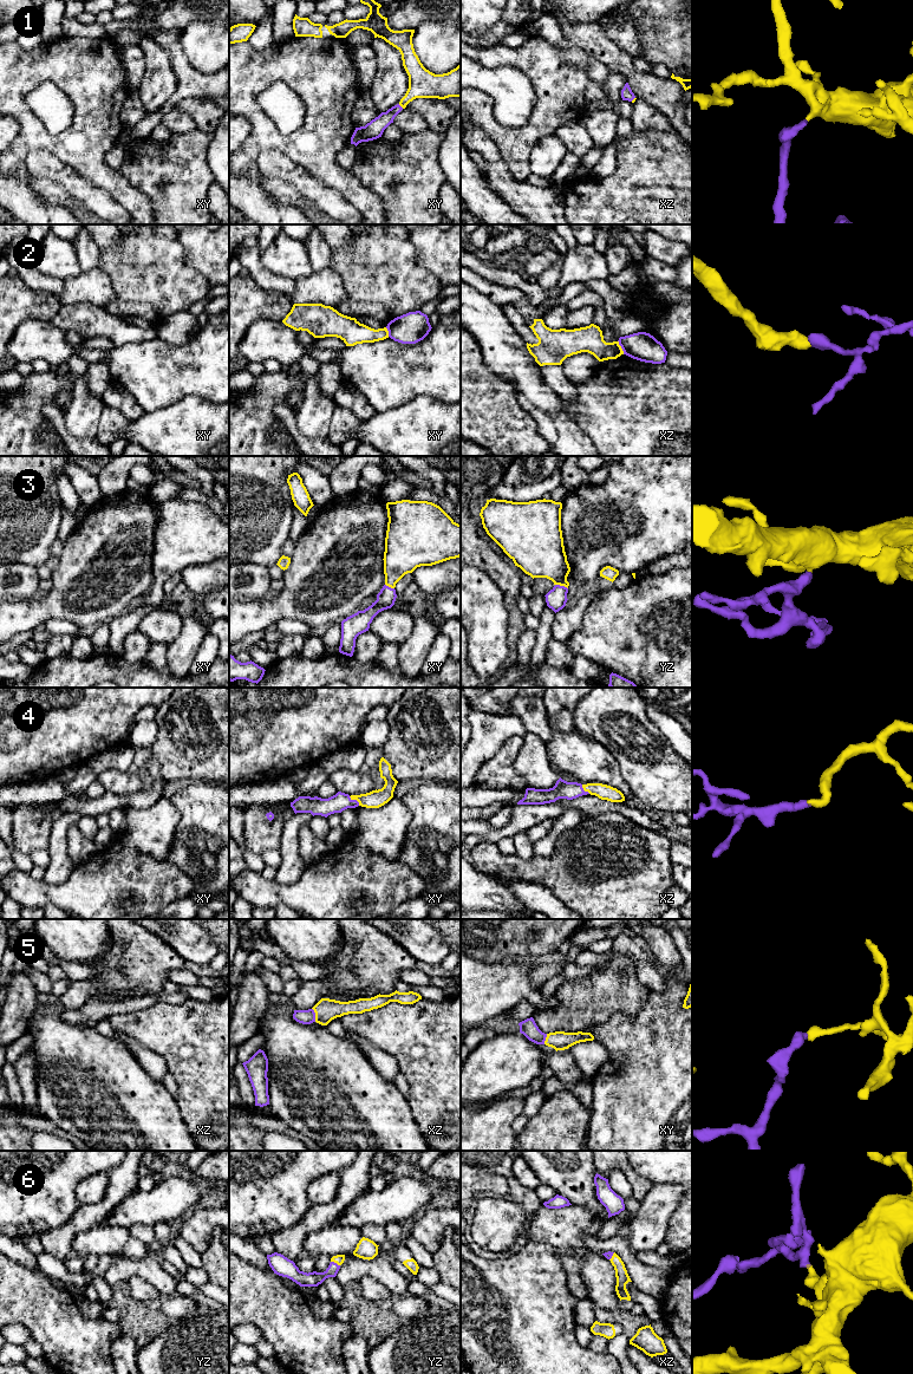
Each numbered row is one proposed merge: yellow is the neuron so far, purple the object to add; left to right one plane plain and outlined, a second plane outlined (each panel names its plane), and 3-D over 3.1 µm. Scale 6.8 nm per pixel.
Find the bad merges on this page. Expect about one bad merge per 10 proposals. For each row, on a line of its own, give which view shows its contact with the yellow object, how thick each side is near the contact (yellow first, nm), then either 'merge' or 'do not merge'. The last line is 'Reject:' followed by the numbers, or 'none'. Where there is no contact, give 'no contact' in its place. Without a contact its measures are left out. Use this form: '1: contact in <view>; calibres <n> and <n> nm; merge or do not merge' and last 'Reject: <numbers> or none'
1: contact in xy; calibres 190 and 120 nm; merge
2: contact in xz; calibres 180 and 200 nm; do not merge
3: contact in yz; calibres 320 and 140 nm; merge
4: contact in xy; calibres 120 and 120 nm; merge
5: contact in xz; calibres 150 and 100 nm; merge
6: contact in yz; calibres 70 and 100 nm; merge
Reject: 2

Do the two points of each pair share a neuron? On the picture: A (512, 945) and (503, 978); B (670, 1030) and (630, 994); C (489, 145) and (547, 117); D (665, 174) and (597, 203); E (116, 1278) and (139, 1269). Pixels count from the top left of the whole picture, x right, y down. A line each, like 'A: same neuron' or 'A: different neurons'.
A: different neurons
B: different neurons
C: different neurons
D: same neuron
E: same neuron

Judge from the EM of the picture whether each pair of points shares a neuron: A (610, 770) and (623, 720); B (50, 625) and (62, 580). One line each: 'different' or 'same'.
A: different
B: different

